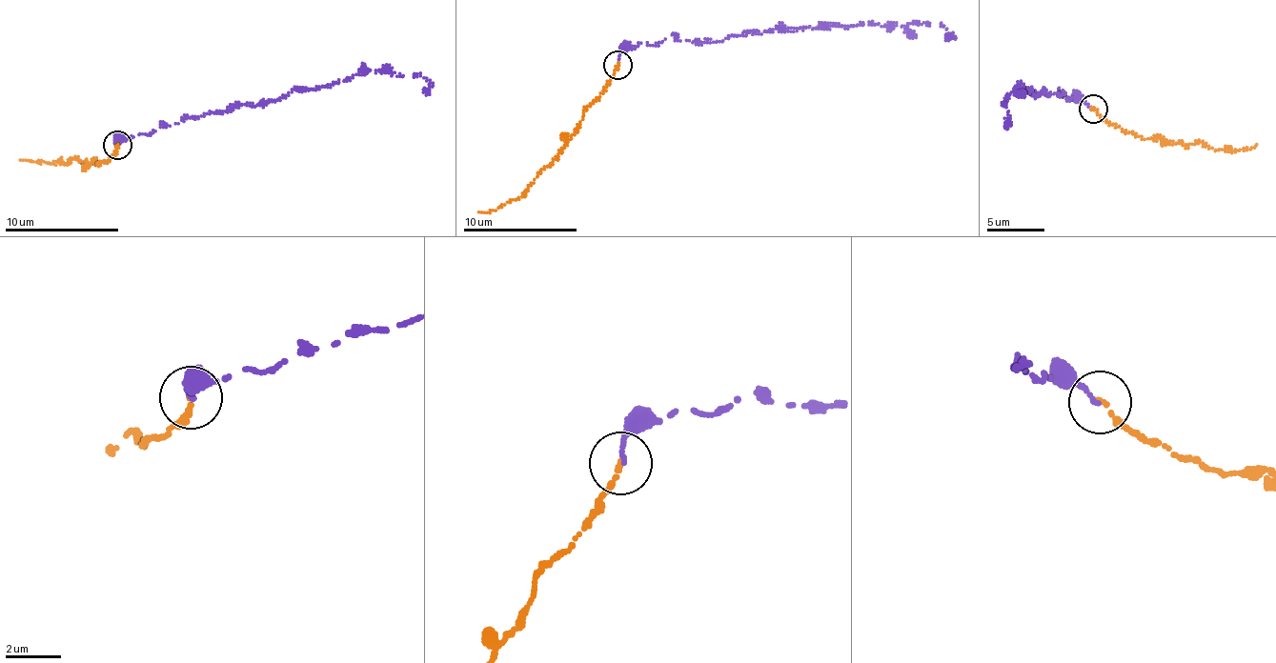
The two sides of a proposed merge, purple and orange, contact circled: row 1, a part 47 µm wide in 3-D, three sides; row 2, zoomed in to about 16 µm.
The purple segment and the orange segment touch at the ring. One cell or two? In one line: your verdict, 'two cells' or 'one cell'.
one cell

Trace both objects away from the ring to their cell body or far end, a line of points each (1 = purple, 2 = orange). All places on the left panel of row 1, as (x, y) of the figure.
1: (118, 146), (184, 117), (266, 105), (294, 90), (331, 87), (370, 70), (420, 75), (430, 84), (426, 95)
2: (118, 146), (111, 157), (98, 164), (96, 160), (84, 163), (72, 158), (64, 165), (56, 161), (20, 160)

